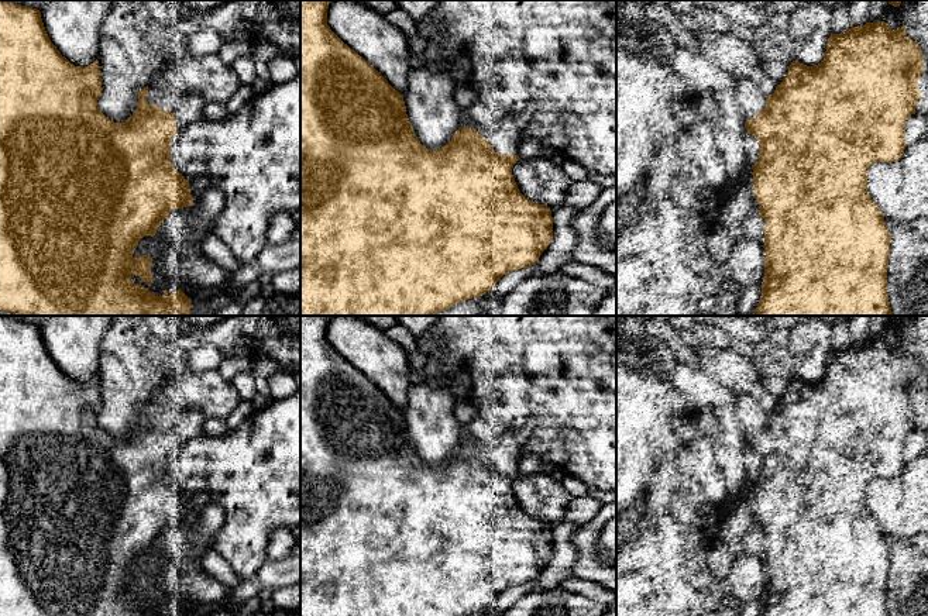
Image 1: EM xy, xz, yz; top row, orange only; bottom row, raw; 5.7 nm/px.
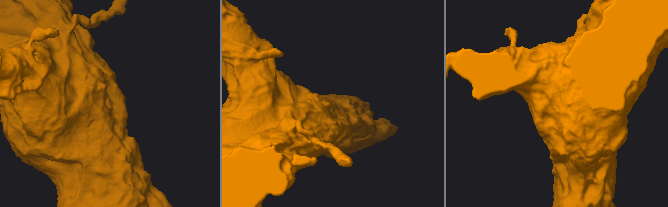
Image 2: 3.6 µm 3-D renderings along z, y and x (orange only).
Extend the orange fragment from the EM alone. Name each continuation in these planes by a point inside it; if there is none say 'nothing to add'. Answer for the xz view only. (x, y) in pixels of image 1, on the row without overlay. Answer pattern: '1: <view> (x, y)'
1: xz (504, 451)

